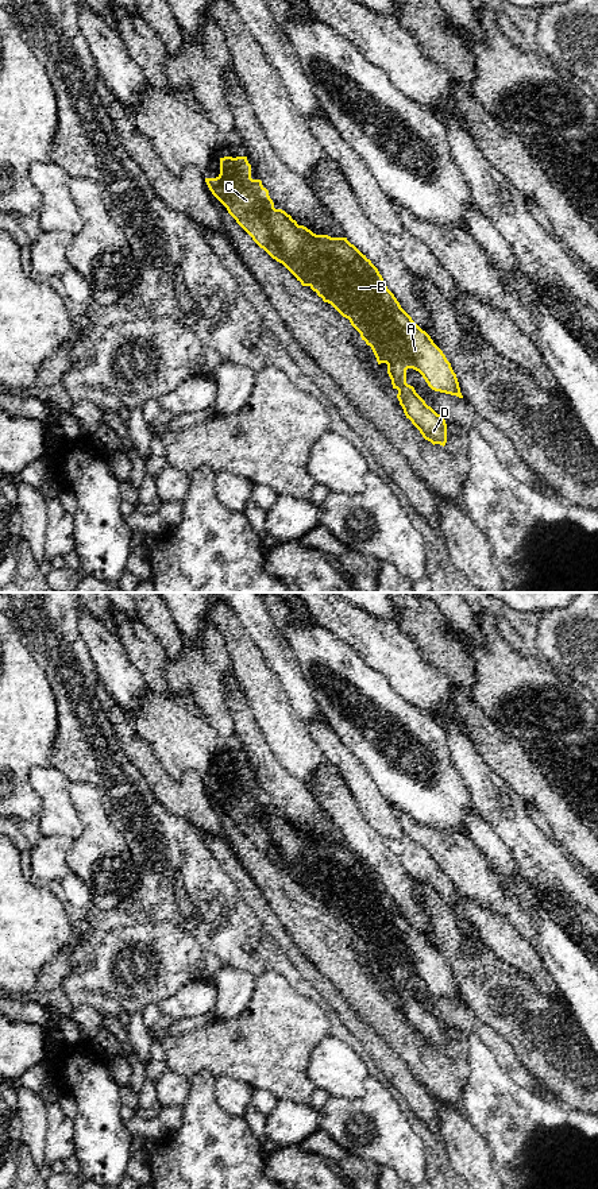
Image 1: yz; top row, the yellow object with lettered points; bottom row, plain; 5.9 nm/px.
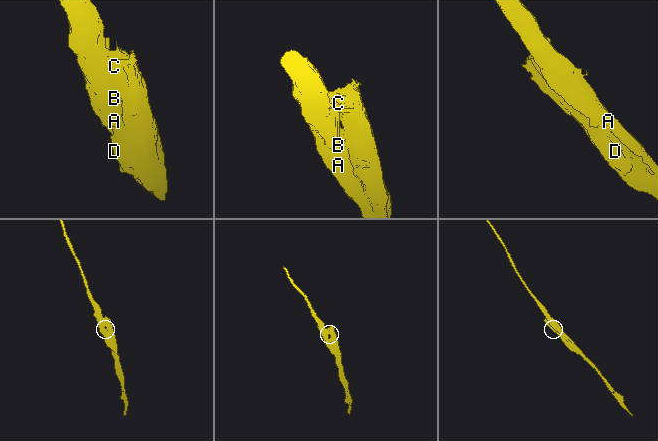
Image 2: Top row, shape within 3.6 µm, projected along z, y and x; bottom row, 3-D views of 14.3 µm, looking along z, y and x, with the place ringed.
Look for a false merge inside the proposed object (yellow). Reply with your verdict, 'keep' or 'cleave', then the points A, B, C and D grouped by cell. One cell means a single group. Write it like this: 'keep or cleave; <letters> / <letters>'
cleave; A B / C D

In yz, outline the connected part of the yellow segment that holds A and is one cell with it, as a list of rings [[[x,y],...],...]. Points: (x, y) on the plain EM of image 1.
[[[275,812],[269,831],[278,839],[281,850],[277,866],[282,868],[302,891],[309,891],[324,907],[350,924],[362,945],[371,951],[378,969],[390,968],[413,973],[432,995],[463,1003],[456,978],[443,956],[401,912],[378,873],[347,842],[316,839],[298,830],[285,815]]]

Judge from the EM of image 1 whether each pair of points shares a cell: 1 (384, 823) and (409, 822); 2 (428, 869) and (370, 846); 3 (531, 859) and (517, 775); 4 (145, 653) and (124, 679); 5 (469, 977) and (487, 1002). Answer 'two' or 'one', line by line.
1: two
2: two
3: two
4: two
5: one

